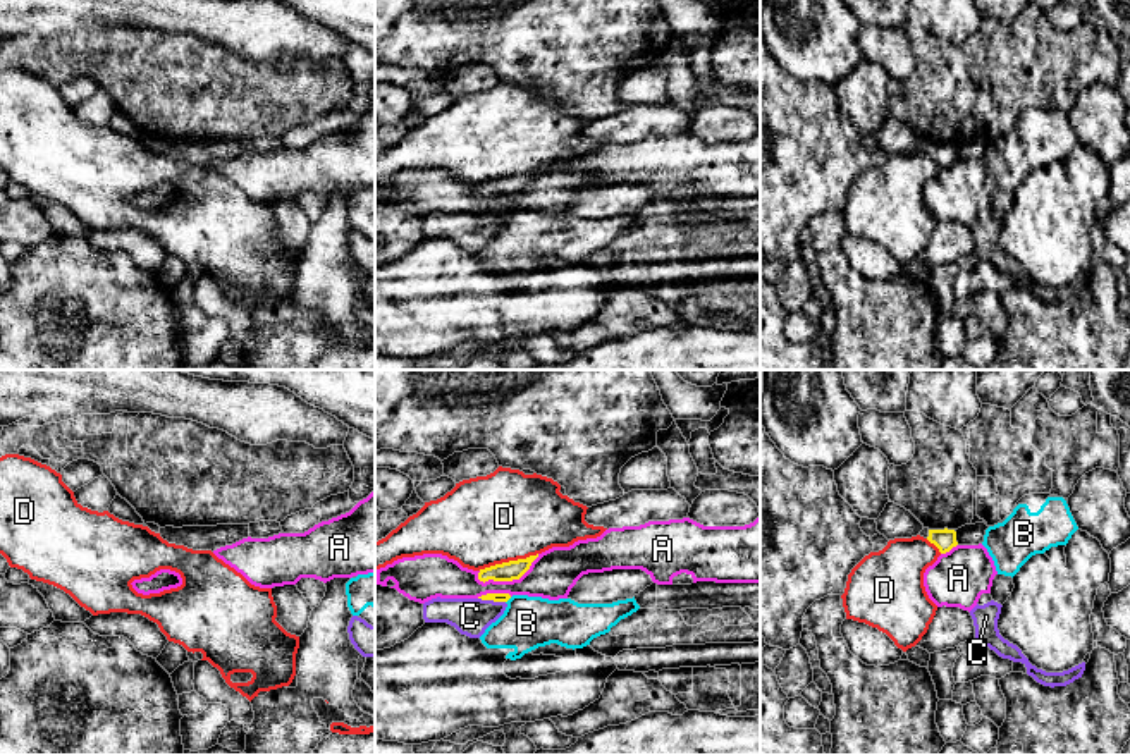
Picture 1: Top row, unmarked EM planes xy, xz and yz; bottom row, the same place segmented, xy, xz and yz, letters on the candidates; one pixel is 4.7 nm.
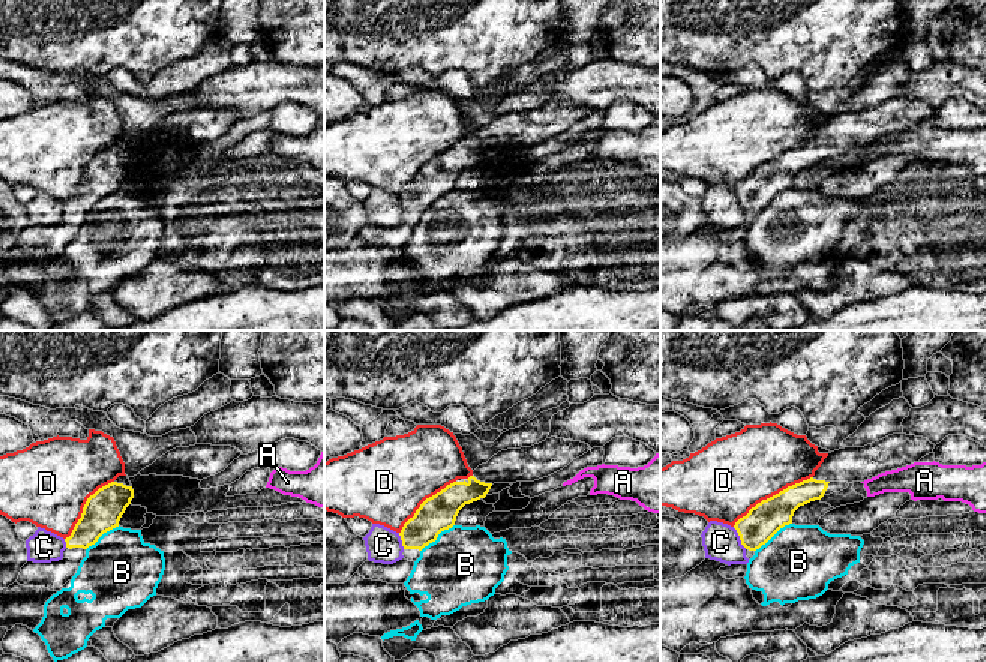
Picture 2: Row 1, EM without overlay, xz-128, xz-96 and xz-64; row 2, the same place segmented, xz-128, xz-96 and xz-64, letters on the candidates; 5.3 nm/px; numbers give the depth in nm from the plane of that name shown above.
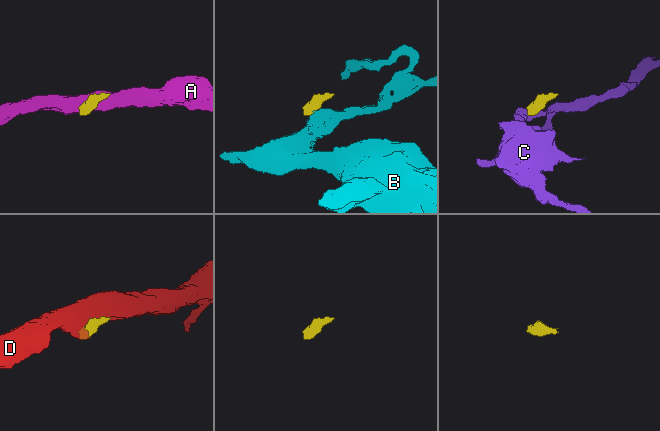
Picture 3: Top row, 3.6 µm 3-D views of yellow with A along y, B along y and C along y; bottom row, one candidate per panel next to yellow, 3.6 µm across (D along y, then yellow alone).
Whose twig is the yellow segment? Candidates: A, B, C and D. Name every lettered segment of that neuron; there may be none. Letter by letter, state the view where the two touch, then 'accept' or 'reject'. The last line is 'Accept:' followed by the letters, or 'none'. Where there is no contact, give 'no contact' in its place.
A: meets yellow in xz; reject
B: meets yellow in xz; reject
C: meets yellow in xz; reject
D: meets yellow in xz; reject
Accept: none

